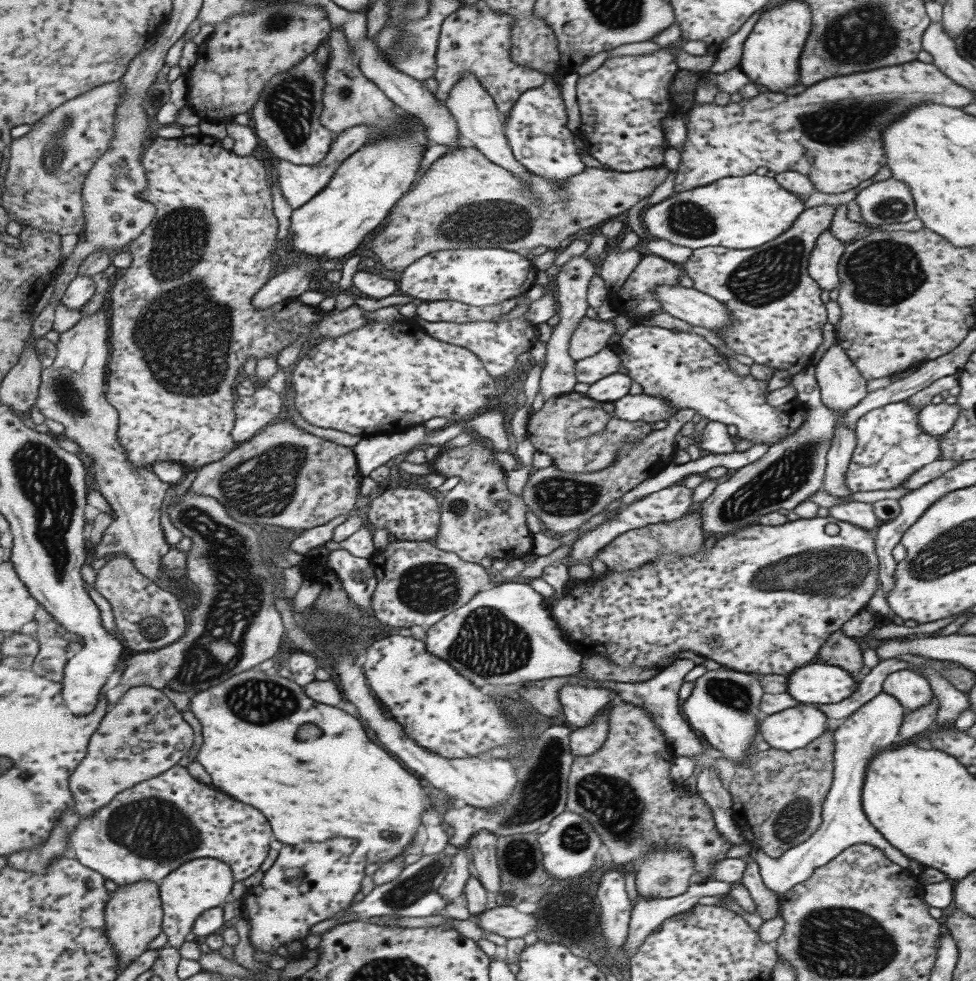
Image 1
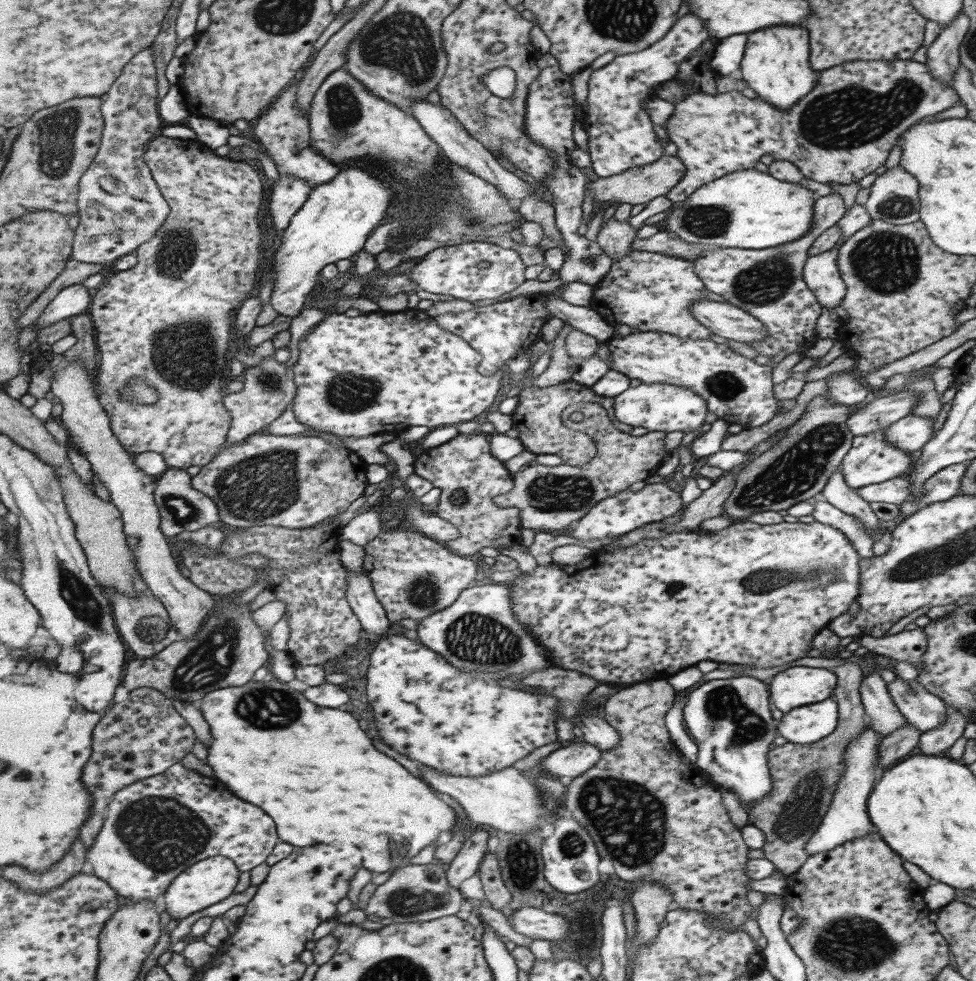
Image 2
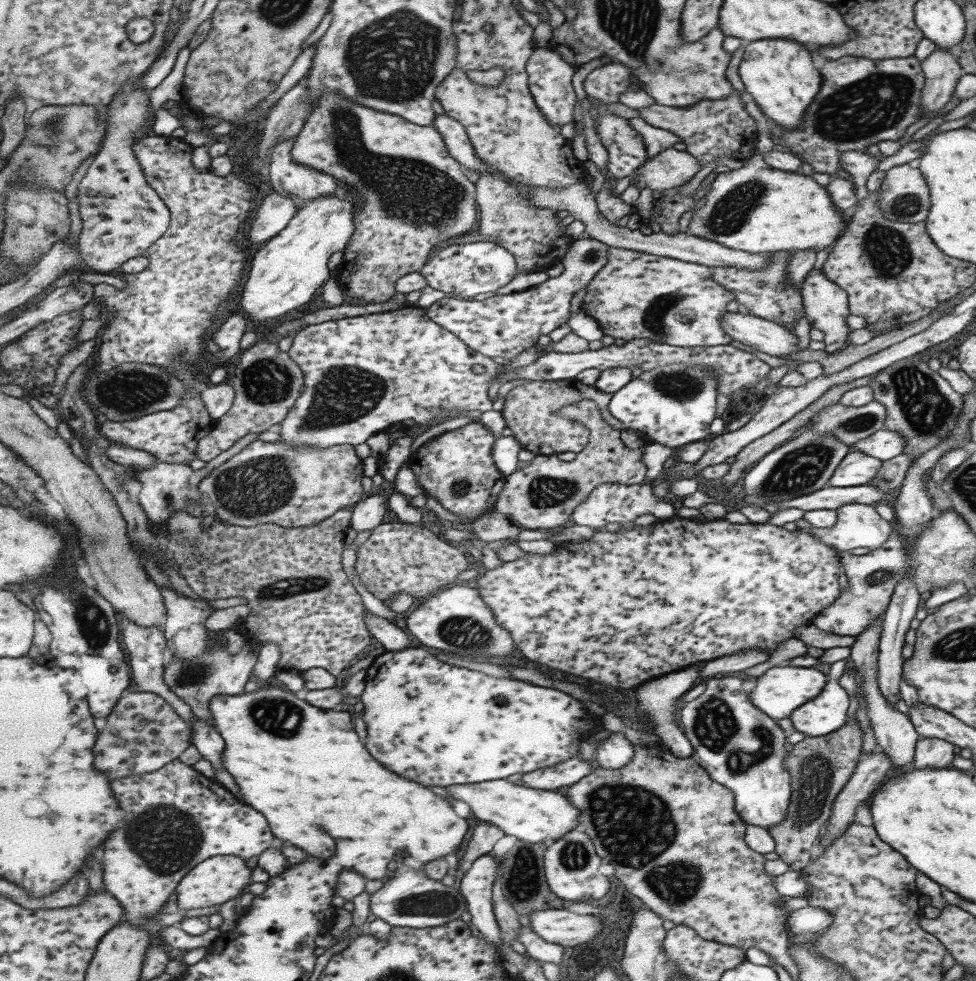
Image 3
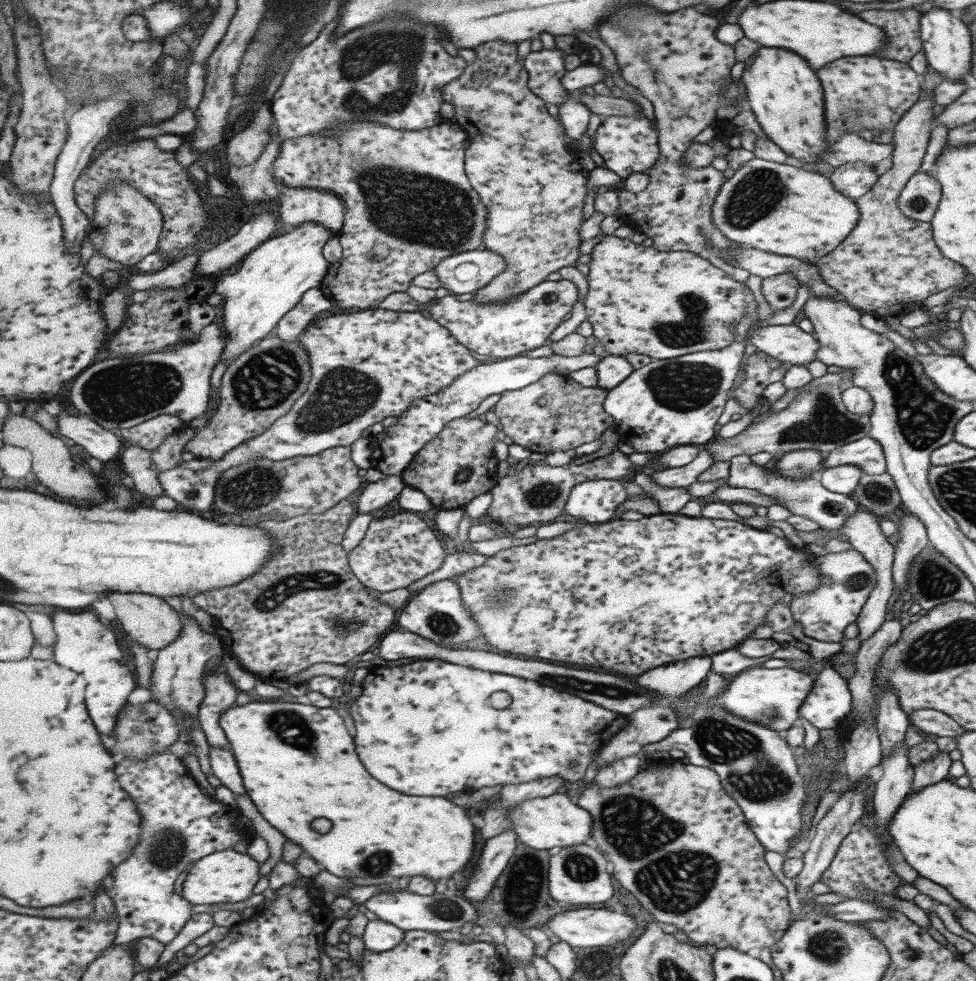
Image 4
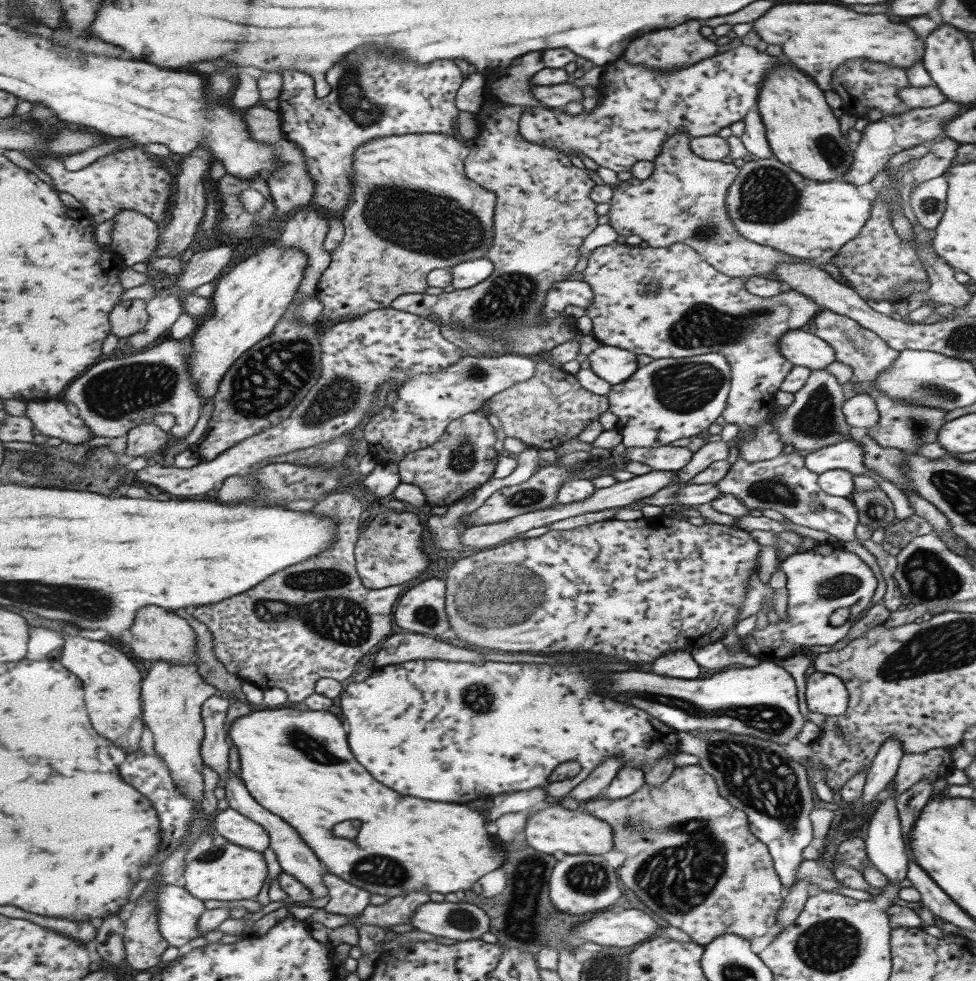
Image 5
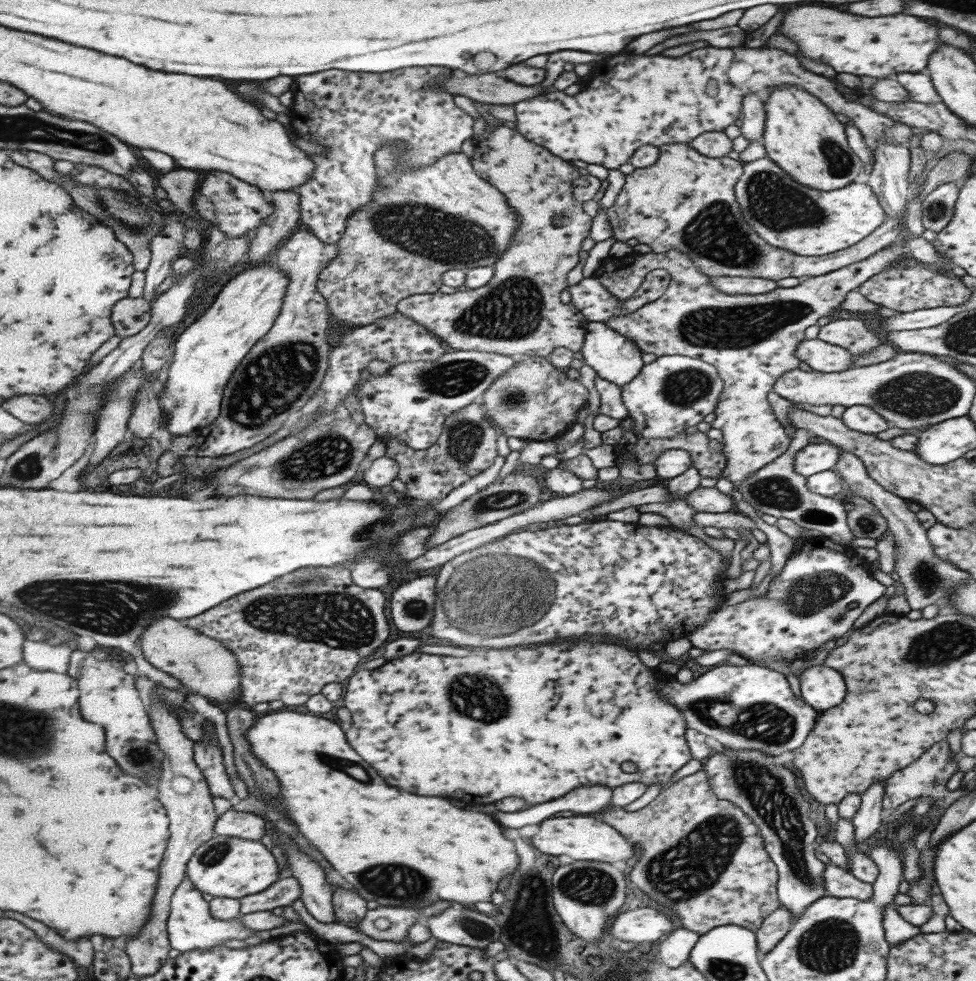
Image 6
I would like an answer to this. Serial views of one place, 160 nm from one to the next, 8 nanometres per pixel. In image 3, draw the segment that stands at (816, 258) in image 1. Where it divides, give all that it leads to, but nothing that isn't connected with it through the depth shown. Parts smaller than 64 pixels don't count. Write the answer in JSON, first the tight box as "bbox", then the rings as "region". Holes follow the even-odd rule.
{"bbox":[800,269,851,353],"region":[[[811,269],[801,283],[800,295],[804,306],[804,318],[813,328],[825,334],[823,342],[826,353],[840,351],[847,345],[851,345],[845,341],[846,335],[851,331],[845,324],[845,317],[850,312],[848,311],[847,293],[842,288],[831,282],[821,270]]]}

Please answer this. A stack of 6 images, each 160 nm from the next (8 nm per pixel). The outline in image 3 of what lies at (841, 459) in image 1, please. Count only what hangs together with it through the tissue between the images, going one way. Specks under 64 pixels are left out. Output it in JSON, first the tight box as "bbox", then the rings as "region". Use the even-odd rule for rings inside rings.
{"bbox":[799,504,892,552],"region":[[[847,504],[835,509],[835,513],[836,523],[831,528],[799,528],[799,530],[811,533],[820,540],[820,543],[831,545],[831,548],[834,548],[837,552],[848,551],[851,548],[869,548],[872,551],[885,543],[892,531],[889,523],[874,513],[874,508],[871,505]]]}

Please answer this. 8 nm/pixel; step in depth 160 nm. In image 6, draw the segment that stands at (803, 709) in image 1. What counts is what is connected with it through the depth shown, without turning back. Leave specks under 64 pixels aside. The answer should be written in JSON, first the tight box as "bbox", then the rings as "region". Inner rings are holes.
{"bbox":[798,665,846,712],"region":[[[823,665],[803,668],[798,681],[801,698],[818,712],[837,706],[846,691],[839,672]]]}

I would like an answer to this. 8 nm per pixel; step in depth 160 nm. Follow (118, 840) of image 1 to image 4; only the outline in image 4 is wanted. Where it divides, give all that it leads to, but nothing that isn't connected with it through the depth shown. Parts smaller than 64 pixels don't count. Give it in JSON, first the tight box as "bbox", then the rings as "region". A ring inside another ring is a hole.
{"bbox":[112,751,253,946],"region":[[[169,751],[144,760],[124,758],[116,765],[116,773],[122,787],[138,804],[139,812],[142,813],[142,829],[139,844],[129,856],[129,860],[119,864],[119,868],[115,868],[113,872],[112,890],[115,893],[114,903],[119,916],[119,928],[113,945],[133,944],[139,938],[149,936],[169,946],[194,916],[195,905],[191,905],[182,895],[175,894],[175,882],[179,874],[204,857],[230,850],[235,844],[241,844],[251,834],[253,822],[247,816],[243,816],[238,808],[234,809],[217,801],[214,796],[203,794],[201,786],[183,761]]]}

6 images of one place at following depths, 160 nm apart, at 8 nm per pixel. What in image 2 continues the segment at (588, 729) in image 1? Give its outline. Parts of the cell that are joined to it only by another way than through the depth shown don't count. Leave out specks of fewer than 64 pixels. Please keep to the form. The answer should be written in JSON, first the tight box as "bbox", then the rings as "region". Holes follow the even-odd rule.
{"bbox":[540,739,600,781],"region":[[[581,739],[571,740],[571,744],[550,752],[540,763],[542,770],[555,775],[559,780],[567,781],[587,768],[591,768],[600,757],[600,750]]]}

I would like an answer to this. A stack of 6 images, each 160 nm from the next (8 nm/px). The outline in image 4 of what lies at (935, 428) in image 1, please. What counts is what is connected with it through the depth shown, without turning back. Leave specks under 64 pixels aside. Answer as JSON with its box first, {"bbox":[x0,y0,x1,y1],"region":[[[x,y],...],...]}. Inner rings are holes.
{"bbox":[822,437,886,475],"region":[[[869,437],[855,440],[825,453],[822,468],[840,464],[857,465],[863,475],[881,474],[886,470],[883,449]]]}

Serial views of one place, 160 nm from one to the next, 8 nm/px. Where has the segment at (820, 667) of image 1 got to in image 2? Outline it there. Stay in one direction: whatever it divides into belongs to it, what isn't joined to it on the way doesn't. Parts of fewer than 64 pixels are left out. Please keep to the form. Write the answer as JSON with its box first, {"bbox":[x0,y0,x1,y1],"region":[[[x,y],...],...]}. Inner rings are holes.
{"bbox":[768,666,837,713],"region":[[[792,666],[773,675],[768,696],[782,713],[832,696],[837,679],[829,669]]]}

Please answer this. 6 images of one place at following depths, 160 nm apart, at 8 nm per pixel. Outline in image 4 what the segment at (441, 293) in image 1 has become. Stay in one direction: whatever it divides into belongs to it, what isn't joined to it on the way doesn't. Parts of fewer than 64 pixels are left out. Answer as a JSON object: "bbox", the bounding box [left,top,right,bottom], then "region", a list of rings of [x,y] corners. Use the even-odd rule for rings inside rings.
{"bbox":[434,249,506,297],"region":[[[483,249],[462,252],[443,259],[434,271],[441,286],[458,297],[470,297],[506,270],[506,260],[499,253]]]}

